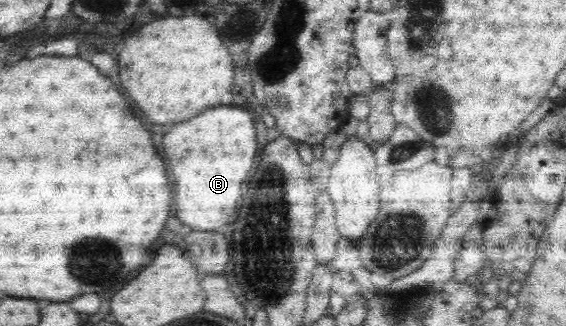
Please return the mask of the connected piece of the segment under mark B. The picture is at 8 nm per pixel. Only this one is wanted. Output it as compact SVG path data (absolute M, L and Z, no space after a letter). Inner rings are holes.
M221 105L175 125L165 135L163 149L177 183L177 217L193 230L215 229L235 215L239 195L243 195L243 181L257 157L253 125L247 111Z

